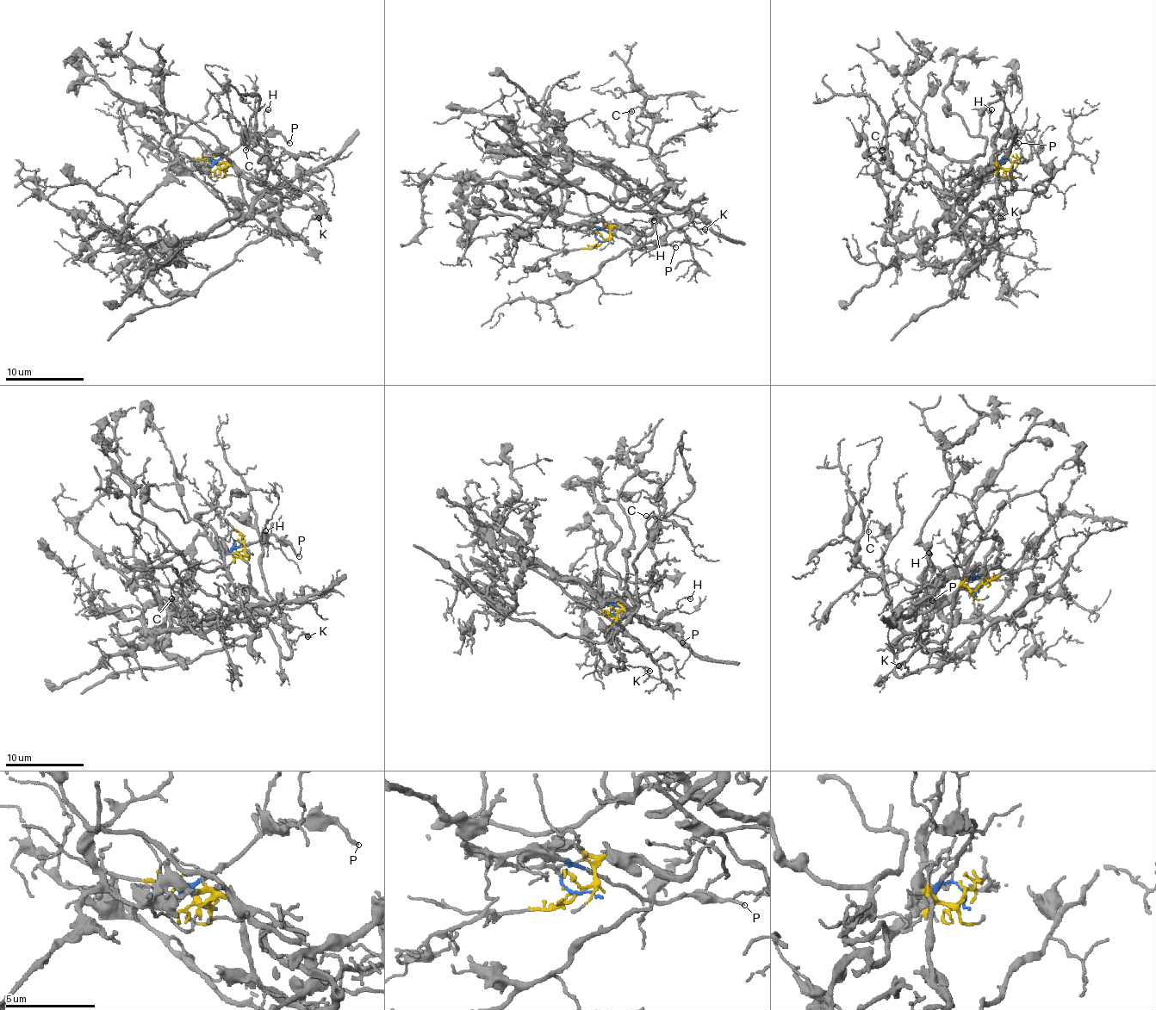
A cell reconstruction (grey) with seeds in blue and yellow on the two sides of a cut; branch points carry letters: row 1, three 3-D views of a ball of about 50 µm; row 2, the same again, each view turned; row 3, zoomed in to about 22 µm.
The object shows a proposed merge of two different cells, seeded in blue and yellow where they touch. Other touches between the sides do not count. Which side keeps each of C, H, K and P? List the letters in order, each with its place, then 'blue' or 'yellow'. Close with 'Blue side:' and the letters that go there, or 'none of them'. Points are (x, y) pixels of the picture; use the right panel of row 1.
C: place (882, 150); yellow
H: place (991, 109); blue
K: place (1000, 218); yellow
P: place (1018, 143); blue
Blue side: H, P

